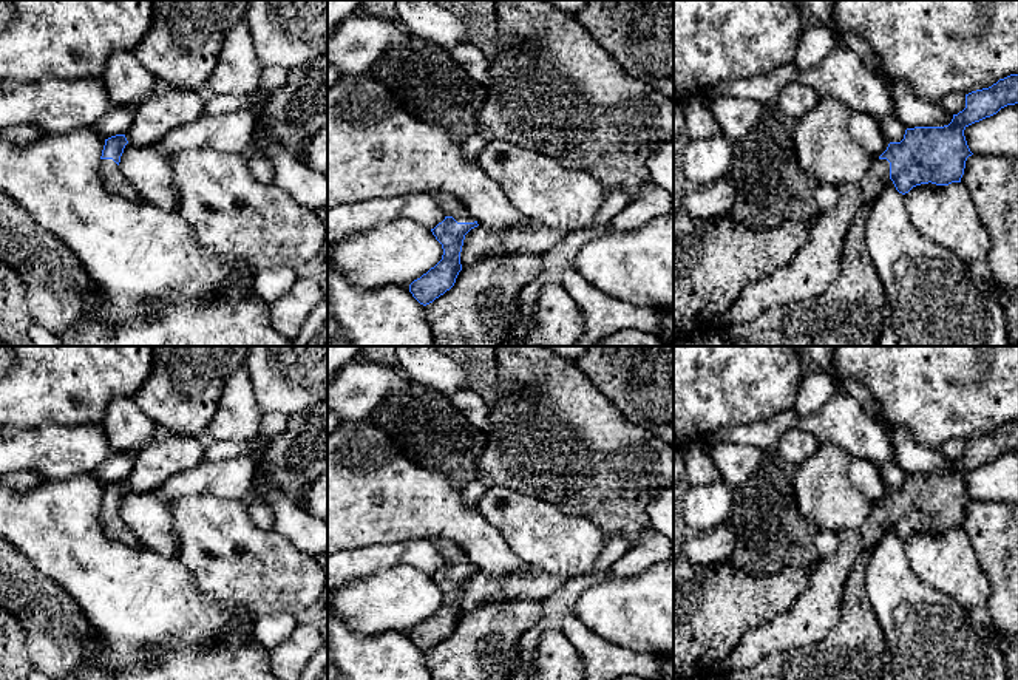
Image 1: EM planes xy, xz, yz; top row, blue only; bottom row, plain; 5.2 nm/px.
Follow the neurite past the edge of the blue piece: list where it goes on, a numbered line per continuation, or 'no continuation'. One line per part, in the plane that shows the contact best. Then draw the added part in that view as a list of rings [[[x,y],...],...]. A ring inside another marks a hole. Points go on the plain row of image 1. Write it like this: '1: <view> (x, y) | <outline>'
1: xz (451, 552) | [[[448,538],[431,539],[446,563],[453,563],[457,569],[474,569],[474,563],[468,558],[465,550]]]

